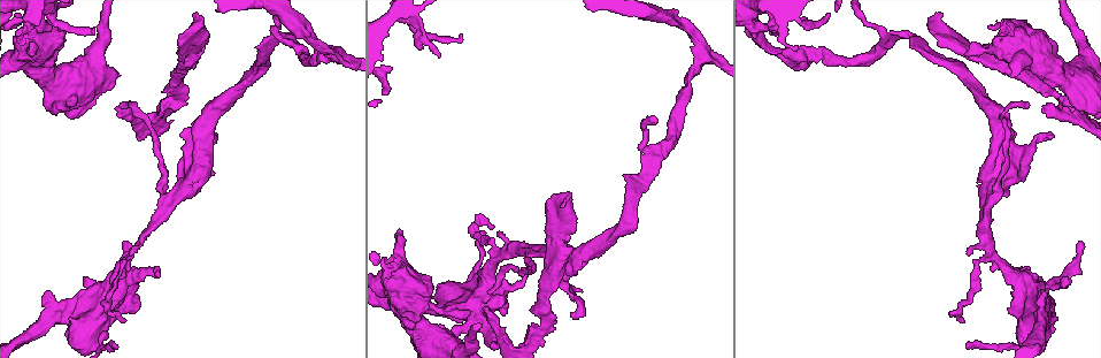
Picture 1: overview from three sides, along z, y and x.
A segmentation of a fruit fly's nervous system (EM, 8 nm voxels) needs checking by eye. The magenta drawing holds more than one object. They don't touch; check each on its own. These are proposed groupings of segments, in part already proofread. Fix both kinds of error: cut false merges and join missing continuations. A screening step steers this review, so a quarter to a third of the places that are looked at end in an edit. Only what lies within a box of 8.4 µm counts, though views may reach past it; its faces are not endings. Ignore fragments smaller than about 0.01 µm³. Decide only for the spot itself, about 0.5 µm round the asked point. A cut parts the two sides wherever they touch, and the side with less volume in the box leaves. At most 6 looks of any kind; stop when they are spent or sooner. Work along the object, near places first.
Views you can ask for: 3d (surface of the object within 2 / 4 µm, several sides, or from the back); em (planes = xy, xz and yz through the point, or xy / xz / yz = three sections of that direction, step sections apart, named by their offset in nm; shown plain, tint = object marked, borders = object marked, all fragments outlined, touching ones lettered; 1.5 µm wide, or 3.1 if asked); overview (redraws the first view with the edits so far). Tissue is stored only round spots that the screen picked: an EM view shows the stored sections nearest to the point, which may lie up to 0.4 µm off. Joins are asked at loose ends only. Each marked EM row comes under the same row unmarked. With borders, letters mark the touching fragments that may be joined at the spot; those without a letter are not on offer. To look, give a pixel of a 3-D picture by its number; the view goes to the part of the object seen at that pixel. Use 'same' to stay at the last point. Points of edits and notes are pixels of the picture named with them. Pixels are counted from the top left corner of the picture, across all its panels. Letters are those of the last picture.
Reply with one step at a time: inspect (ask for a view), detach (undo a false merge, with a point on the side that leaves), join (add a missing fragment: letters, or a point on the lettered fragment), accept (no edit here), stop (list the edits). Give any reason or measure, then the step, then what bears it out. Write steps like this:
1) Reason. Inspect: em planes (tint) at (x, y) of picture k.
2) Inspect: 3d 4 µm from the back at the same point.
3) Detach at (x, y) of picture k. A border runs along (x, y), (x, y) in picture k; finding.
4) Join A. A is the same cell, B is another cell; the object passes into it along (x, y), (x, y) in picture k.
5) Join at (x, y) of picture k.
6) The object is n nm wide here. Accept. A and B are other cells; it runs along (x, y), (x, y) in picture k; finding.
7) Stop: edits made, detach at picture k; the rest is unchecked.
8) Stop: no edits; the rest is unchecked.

Four or more arms meet. Inspect: 3d 4 µm at (479, 310) of picture 1.

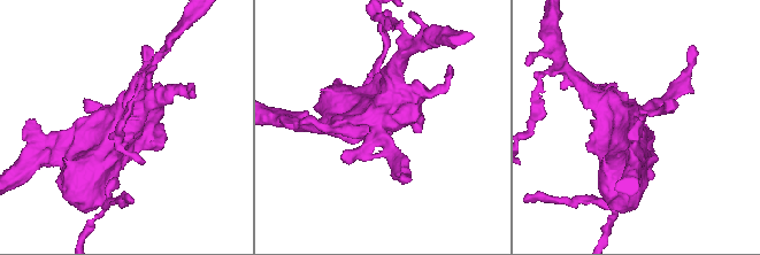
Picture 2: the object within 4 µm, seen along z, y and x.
Shape alone is not enough. Inspect: em planes (borders) at (642, 109) of picture 2.

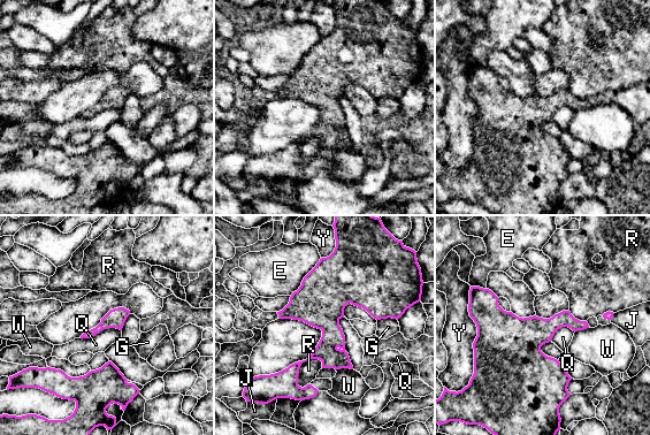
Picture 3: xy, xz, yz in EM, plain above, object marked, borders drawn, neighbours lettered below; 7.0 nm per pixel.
Accept. E, G, J, Q, R, W and Y are other cells; a border runs along (121, 329), (79, 337) in picture 3; continuous, no second cell.

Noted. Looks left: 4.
Inspect: 3d 2 µm at (576, 317) of picture 1.

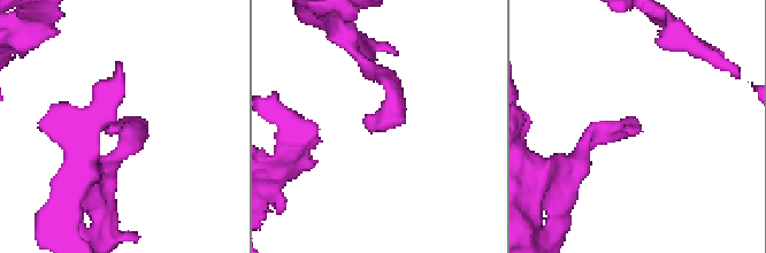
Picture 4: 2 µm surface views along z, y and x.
Inspect: em xy step 4 (borders) at (638, 132) of picture 4.

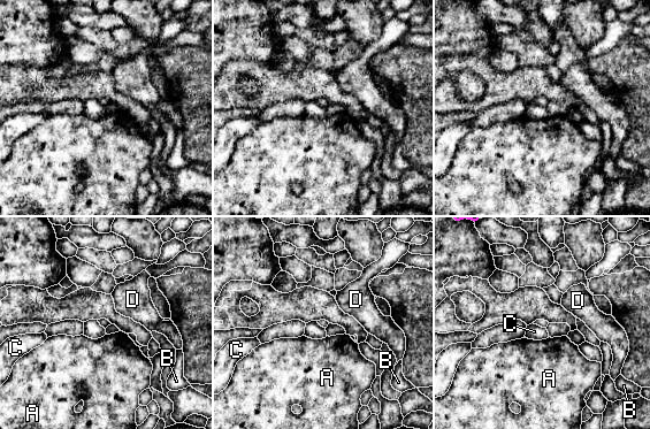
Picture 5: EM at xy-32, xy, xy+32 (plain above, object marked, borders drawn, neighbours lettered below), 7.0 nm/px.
Inspect: em planes (borders) at the same point.

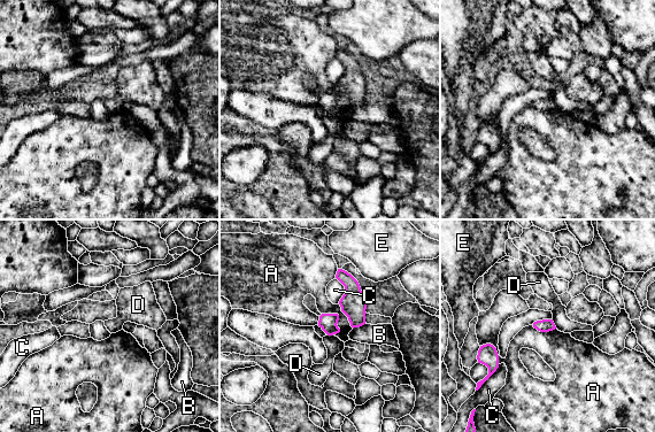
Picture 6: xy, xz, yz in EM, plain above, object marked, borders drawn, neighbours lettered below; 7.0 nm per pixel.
The object is 90 nm wide here. Accept. A, B, C, D and E are other cells; a border runs along (322, 313), (338, 315), (338, 333) in picture 6; none of them fits.

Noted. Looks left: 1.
Stop: no edits; the rest is unchecked.

